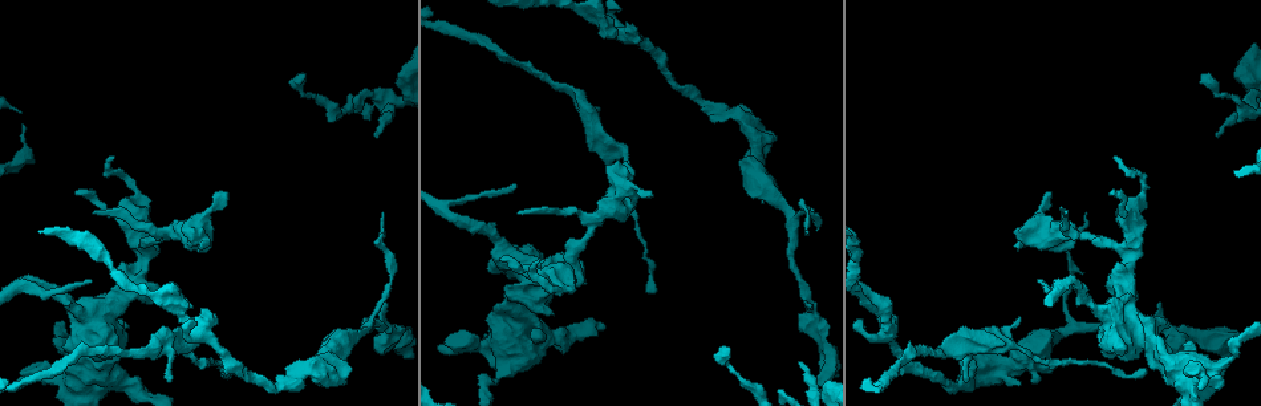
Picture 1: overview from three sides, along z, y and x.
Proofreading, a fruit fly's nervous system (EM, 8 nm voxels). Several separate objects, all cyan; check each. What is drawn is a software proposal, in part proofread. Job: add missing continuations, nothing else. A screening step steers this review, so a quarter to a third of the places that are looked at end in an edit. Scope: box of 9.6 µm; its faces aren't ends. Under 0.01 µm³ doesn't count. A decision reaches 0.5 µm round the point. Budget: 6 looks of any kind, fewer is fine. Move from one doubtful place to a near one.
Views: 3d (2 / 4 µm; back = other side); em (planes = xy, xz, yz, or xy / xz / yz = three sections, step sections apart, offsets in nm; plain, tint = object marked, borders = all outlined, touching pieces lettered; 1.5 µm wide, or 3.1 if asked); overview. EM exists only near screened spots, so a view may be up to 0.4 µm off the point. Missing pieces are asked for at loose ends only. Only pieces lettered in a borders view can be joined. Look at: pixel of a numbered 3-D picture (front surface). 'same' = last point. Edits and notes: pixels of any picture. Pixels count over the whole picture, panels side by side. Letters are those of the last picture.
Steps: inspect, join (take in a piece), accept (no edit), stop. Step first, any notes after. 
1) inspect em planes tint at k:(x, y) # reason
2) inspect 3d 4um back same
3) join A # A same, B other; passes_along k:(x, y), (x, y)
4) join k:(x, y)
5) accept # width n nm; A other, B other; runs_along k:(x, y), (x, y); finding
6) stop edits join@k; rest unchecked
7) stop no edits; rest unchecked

inspect em planes borders at 1:(168, 380) # an open end

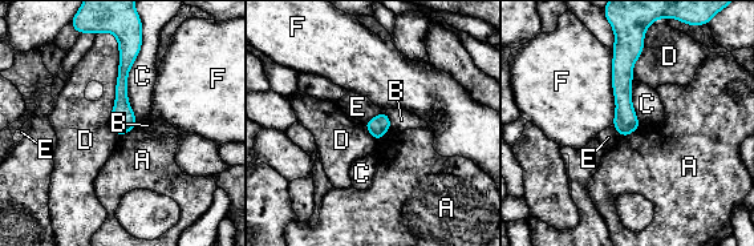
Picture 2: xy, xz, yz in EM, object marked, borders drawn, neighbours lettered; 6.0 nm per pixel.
accept # A other, B other, C other, D other, E other, F other; border 2:(114, 36), (118, 138); none of them fits

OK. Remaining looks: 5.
inspect em planes borders at 1:(1236, 332) # branch stops here

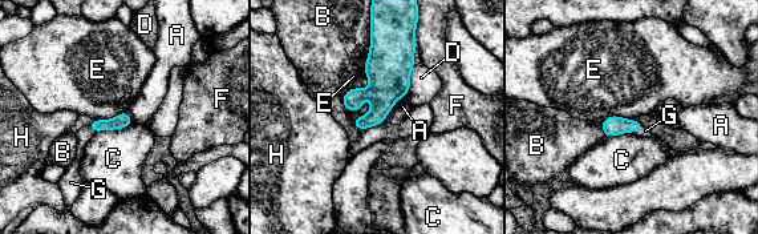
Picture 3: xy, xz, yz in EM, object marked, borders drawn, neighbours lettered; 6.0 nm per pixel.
join G # A other, B other, C other, D other, E other, F other, G same, H other; passes_along 3:(613, 125), (632, 132), (645, 132); the neuron continues

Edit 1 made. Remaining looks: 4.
inspect overview

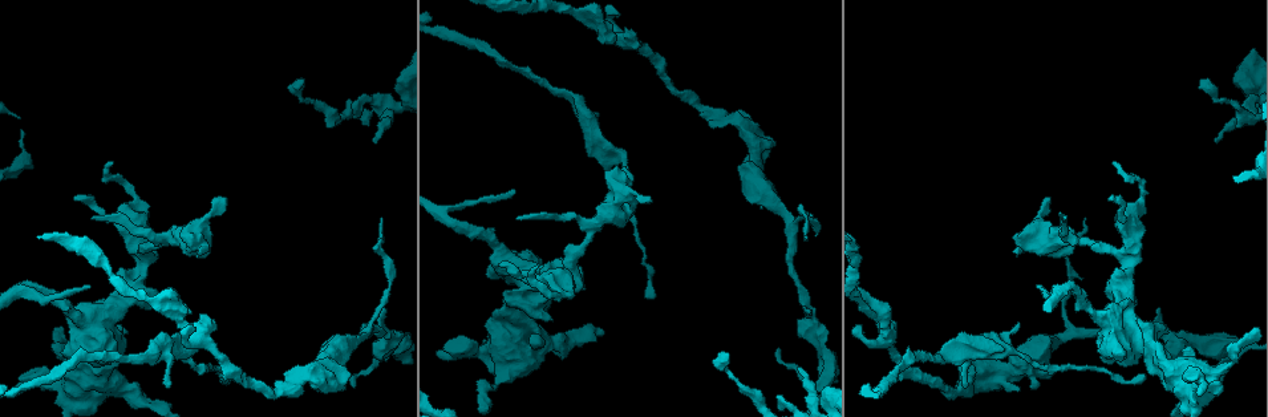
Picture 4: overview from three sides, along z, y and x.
inspect 3d 2um at 4:(798, 368) # an open end

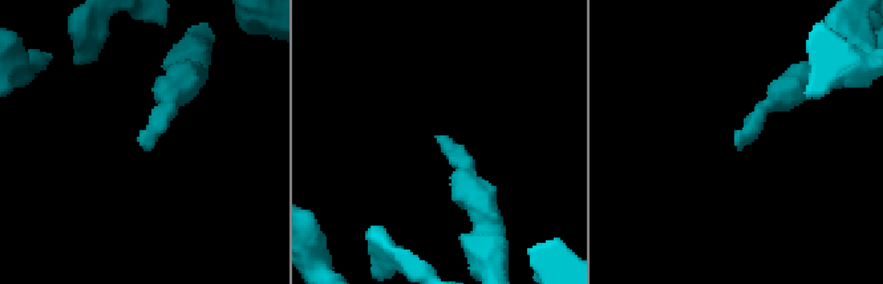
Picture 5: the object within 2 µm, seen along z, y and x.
inspect em planes borders at 5:(739, 150) # need the tissue

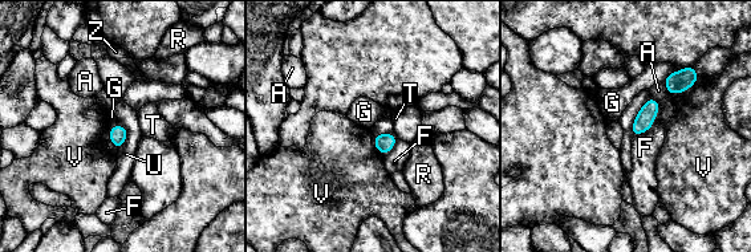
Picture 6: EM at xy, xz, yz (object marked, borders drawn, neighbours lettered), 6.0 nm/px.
accept # A other, F other, G other, R other, T other, U other, V other, Z other; border 6:(108, 129), (108, 137), (117, 150); no lettered piece goes on from it

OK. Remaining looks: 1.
stop edits join@3; rest unchecked

